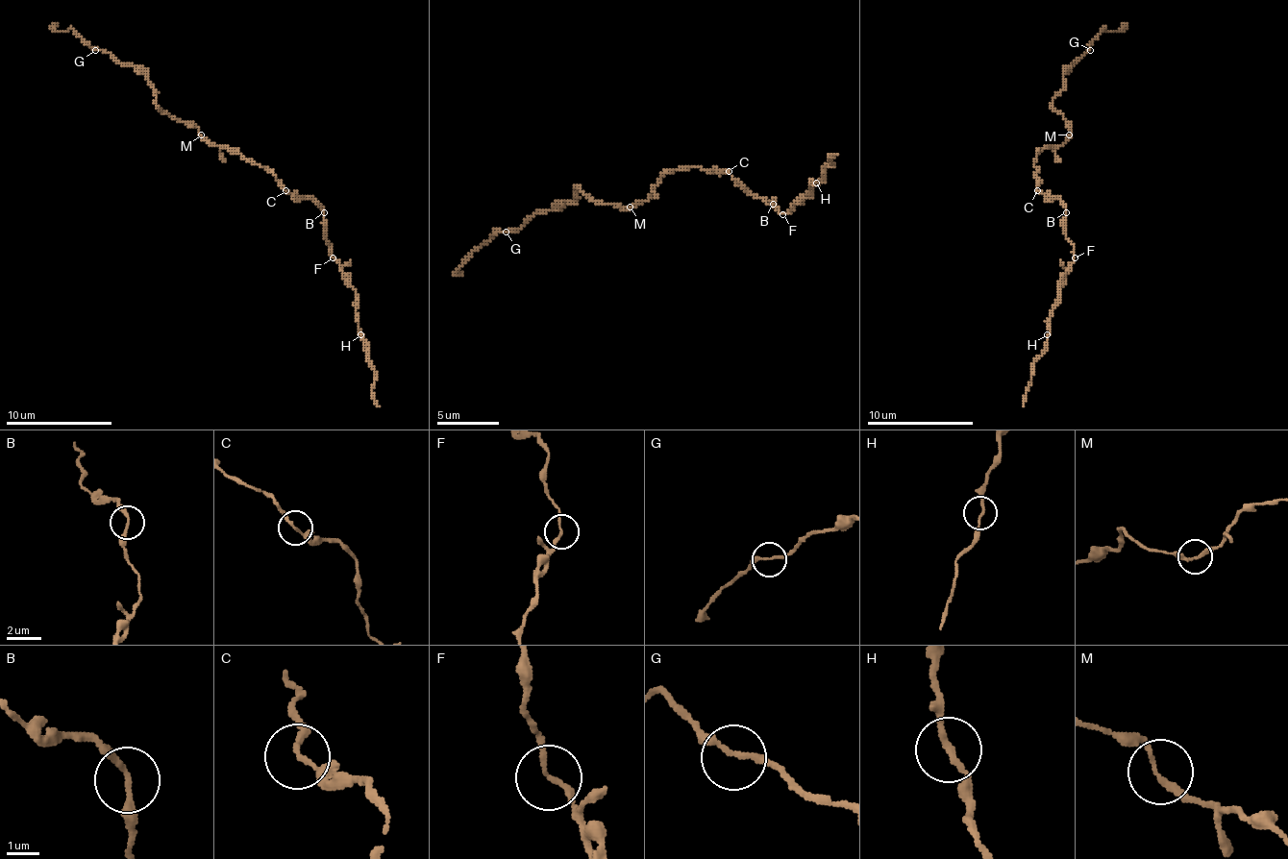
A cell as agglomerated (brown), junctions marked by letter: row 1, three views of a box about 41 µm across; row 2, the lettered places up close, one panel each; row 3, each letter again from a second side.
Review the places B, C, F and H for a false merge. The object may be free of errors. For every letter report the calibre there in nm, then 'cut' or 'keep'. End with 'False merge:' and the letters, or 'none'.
B: calibre 180 nm; keep
C: calibre 150 nm; keep
F: calibre 150 nm; keep
H: calibre 170 nm; keep
False merge: none

